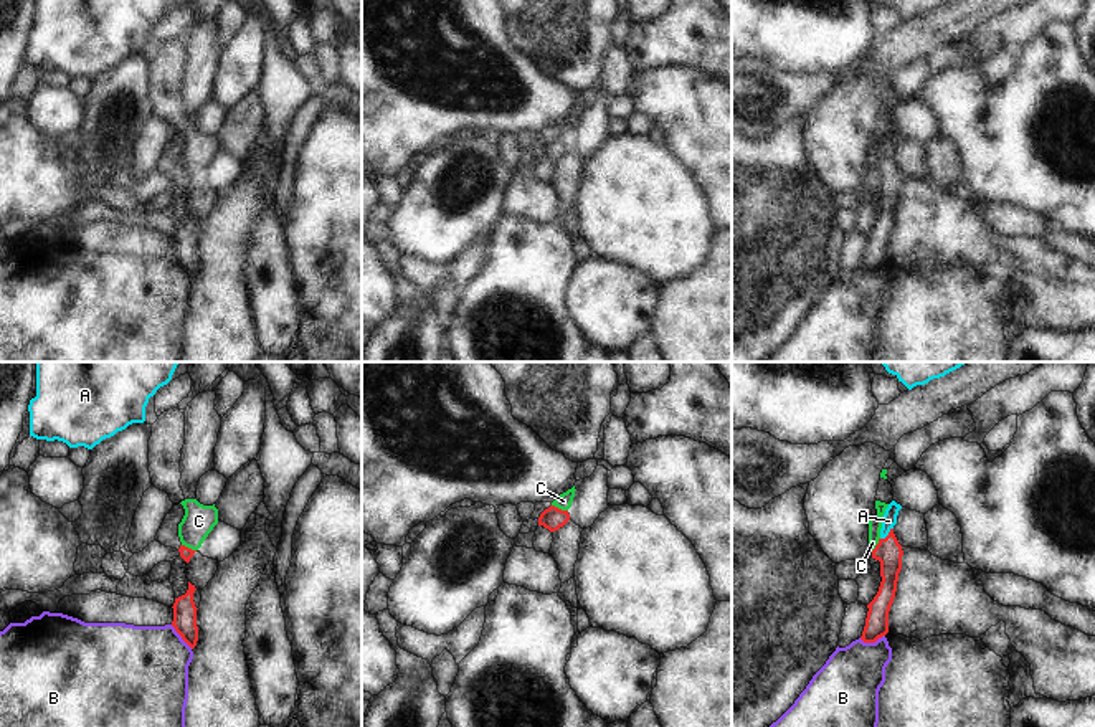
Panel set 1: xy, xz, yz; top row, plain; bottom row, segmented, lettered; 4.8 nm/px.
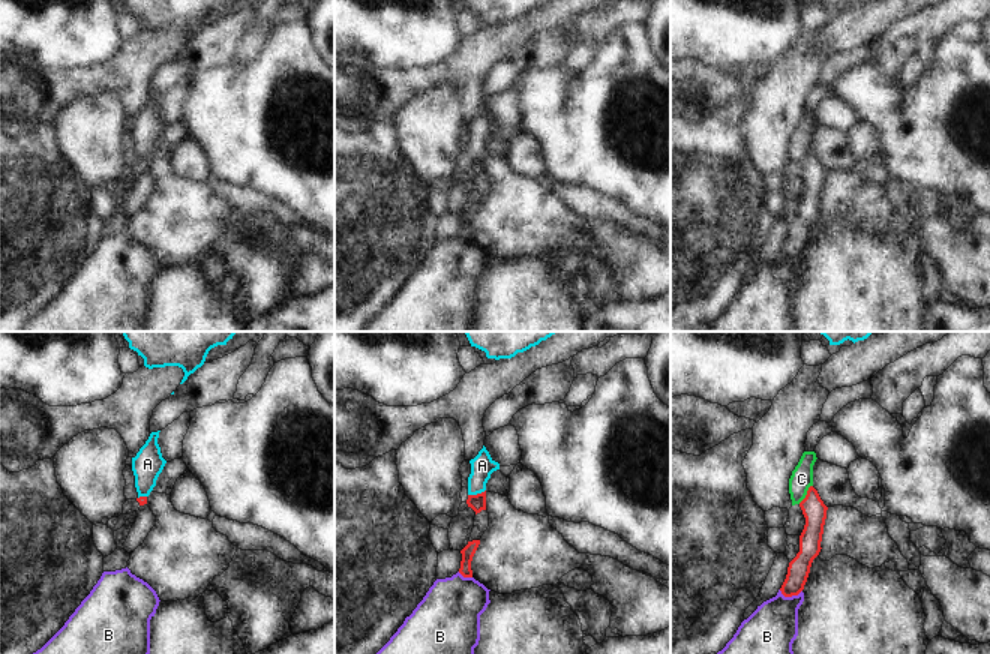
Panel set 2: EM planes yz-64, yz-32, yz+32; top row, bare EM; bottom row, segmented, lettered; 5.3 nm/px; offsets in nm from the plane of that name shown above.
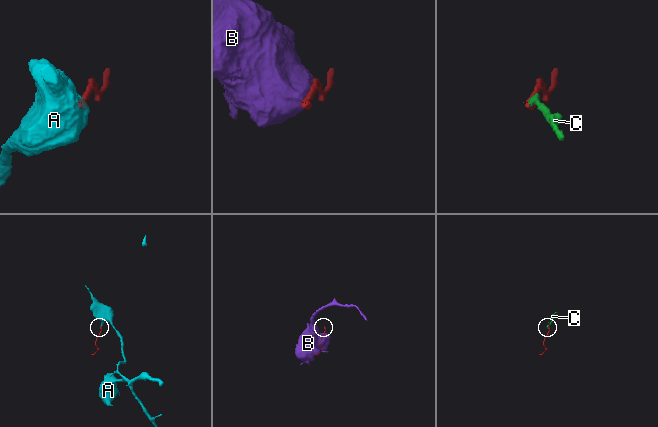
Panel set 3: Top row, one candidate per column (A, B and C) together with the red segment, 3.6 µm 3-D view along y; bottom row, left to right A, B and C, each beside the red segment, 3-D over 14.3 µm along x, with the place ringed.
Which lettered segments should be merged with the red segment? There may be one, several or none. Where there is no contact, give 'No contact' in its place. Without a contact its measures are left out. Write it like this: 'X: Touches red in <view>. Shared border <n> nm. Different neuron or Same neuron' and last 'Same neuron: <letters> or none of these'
A: Touches red in yz. Shared border 90 nm. Same neuron
B: Touches red in yz. Shared border 130 nm. Different neuron
C: Touches red in xz. Shared border 90 nm. Different neuron
Same neuron: A

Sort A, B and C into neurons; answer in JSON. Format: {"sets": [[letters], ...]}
{"sets": [["A"], ["B"], ["C"]]}

